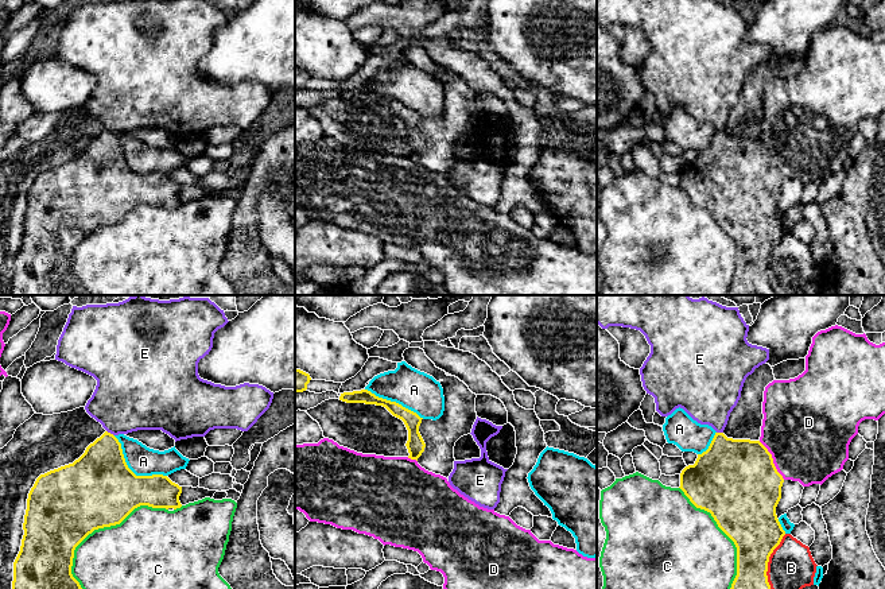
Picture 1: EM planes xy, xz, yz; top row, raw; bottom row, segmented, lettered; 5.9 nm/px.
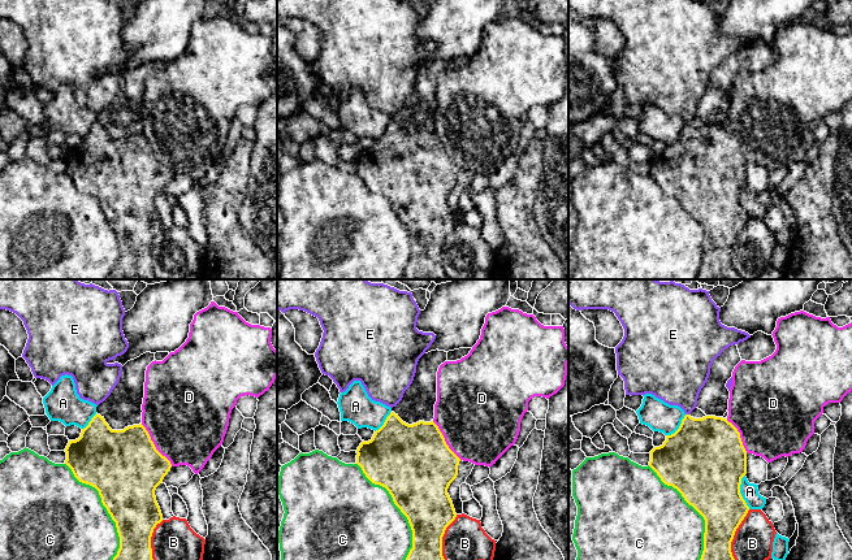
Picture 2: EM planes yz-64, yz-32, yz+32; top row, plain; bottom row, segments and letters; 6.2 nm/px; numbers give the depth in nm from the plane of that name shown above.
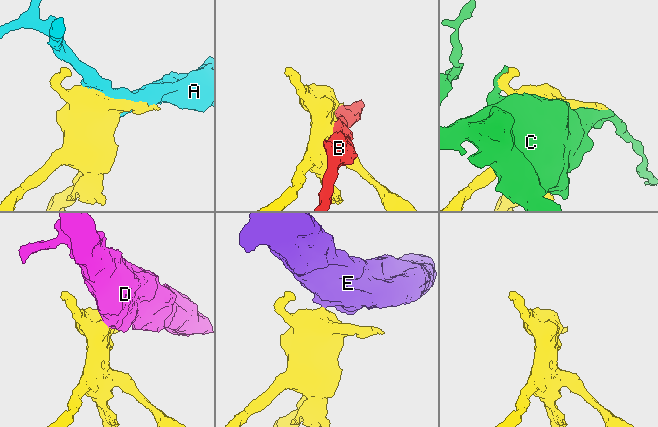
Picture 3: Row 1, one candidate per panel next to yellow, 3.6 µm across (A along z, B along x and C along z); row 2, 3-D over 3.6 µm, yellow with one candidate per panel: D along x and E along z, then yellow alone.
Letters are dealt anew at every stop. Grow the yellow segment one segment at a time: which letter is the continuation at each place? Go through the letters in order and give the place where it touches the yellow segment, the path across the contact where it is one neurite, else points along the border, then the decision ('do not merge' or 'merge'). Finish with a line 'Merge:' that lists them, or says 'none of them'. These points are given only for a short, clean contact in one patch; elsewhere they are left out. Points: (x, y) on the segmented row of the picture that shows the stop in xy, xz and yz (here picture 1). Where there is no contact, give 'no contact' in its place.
A: contact xy (131, 471); do not merge
B: contact yz (768, 561); do not merge
C: contact xy (101, 527); do not merge
D: contact yz (772, 460); do not merge
E: contact xy (109, 433); border xy (107, 430), (113, 436); do not merge
Merge: none of them

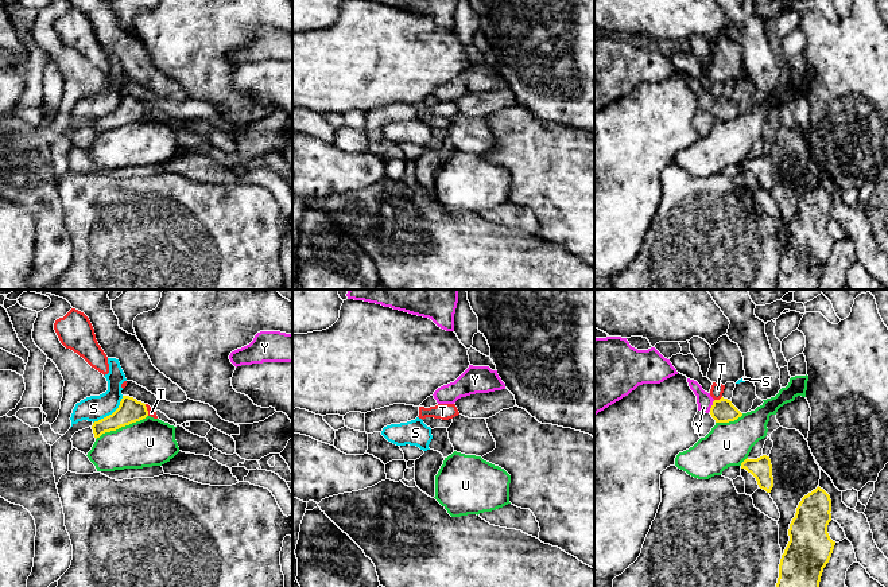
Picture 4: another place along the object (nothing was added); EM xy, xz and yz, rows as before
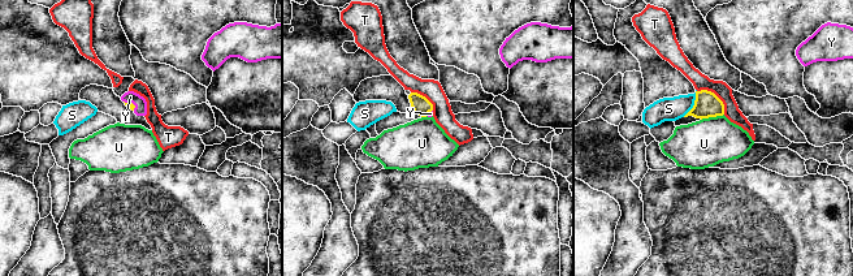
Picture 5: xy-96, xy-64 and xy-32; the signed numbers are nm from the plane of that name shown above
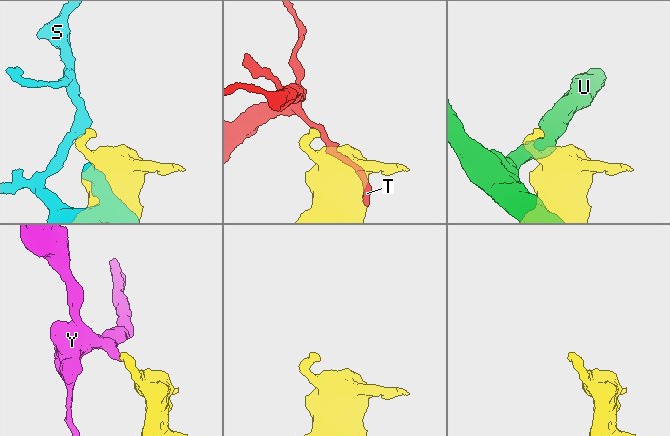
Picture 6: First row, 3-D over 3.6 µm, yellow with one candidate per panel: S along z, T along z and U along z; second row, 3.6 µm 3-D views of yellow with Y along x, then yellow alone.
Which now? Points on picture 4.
S: contact xy (112, 413); border xy (123, 396), (119, 405), (111, 413), (93, 423); do not merge
T: contact yz (717, 400); border yz (721, 396), (714, 400); do not merge
U: contact xy (121, 426); border xy (147, 415), (115, 430), (105, 431), (96, 439); do not merge
Y: contact yz (712, 405); way yz (722, 411), (712, 405), (704, 399); merge
Merge: Y

